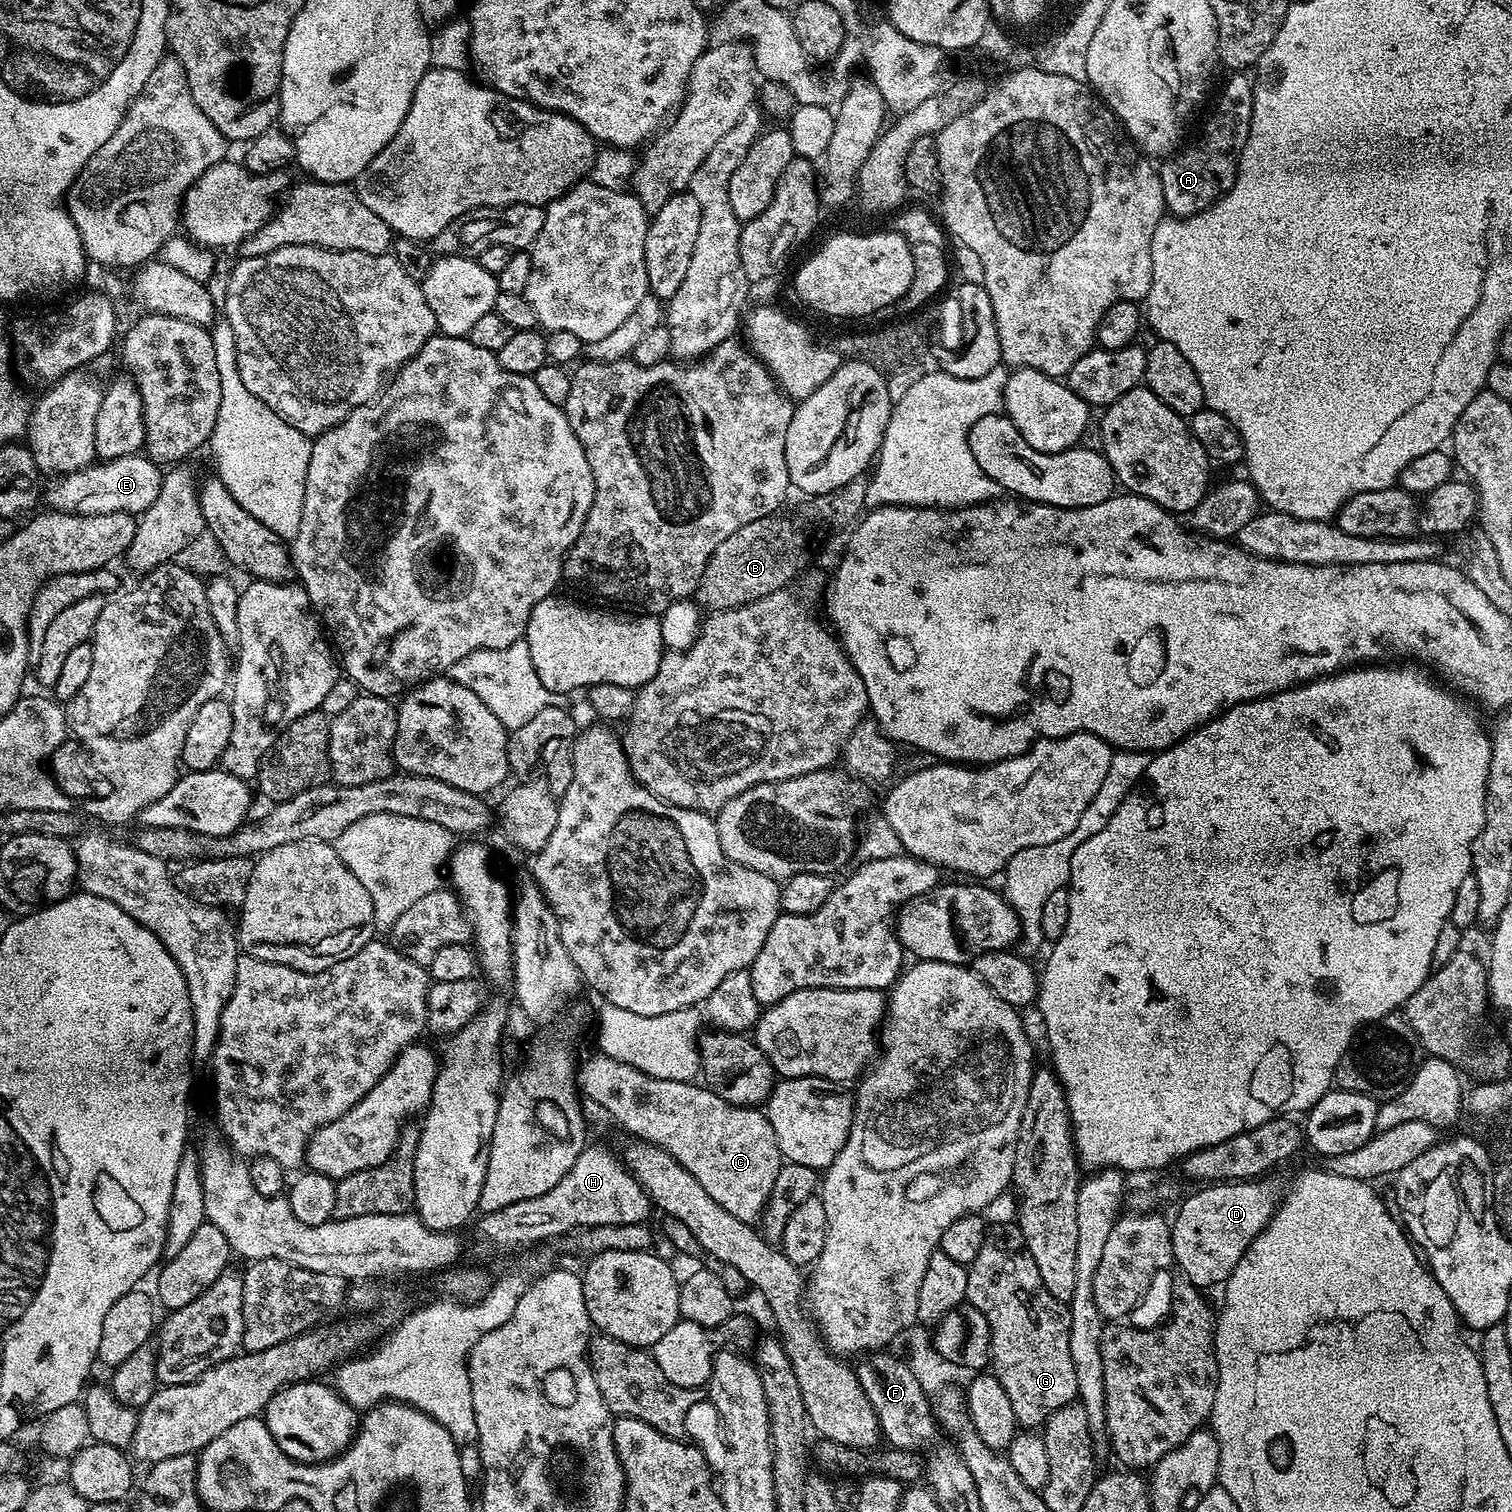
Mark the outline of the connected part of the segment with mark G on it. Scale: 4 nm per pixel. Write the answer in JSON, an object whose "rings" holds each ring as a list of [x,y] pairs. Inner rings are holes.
{"rings":[[[1016,1222],[991,1225],[978,1258],[967,1269],[967,1303],[985,1315],[992,1331],[991,1375],[1002,1382],[1017,1425],[1024,1430],[1043,1429],[1050,1414],[1077,1399],[1078,1378],[1070,1359],[1070,1318],[1065,1301],[1046,1290]]]}

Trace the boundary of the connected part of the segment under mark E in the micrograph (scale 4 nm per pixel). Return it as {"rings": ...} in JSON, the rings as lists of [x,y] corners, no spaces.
{"rings":[[[144,454],[123,456],[103,462],[93,462],[87,468],[61,475],[46,488],[47,507],[54,512],[77,512],[86,514],[110,514],[111,512],[131,512],[143,514],[158,498],[164,482],[162,468],[157,461]]]}

